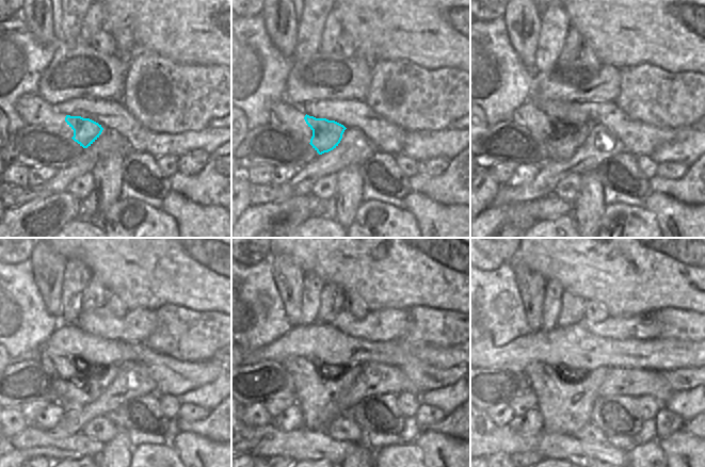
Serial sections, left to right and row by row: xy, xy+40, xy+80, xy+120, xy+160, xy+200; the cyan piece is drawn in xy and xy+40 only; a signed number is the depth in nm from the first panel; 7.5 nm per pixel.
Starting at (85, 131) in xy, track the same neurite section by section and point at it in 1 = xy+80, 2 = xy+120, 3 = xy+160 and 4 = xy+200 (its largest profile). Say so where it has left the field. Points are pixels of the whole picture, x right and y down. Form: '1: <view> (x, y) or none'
1: xy+80 (565, 140)
2: xy+120 (93, 386)
3: xy+160 (331, 390)
4: xy+200 (574, 406)

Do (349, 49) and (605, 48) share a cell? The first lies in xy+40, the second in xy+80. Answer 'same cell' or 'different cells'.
different cells

